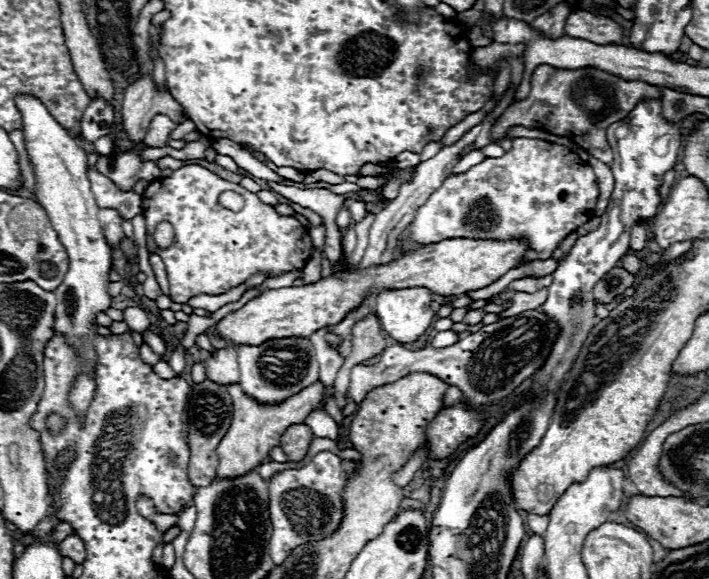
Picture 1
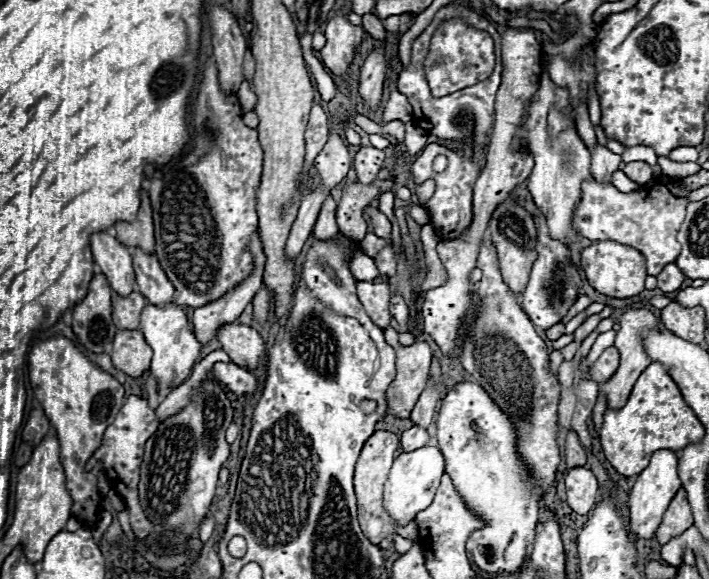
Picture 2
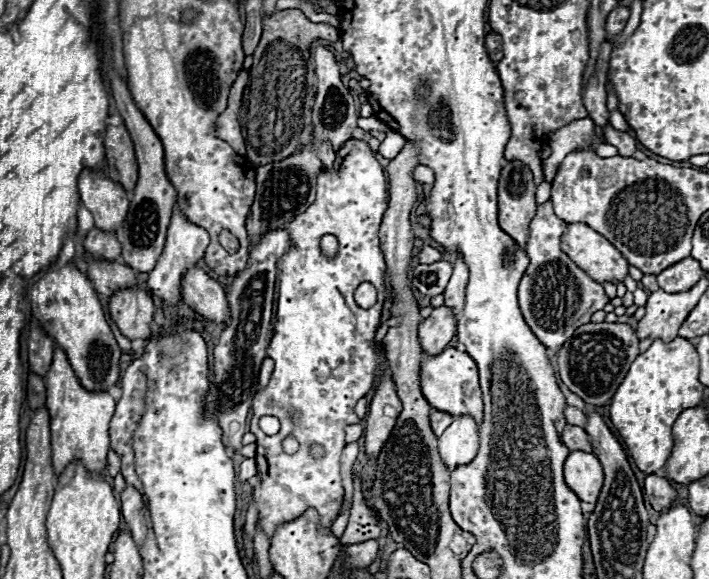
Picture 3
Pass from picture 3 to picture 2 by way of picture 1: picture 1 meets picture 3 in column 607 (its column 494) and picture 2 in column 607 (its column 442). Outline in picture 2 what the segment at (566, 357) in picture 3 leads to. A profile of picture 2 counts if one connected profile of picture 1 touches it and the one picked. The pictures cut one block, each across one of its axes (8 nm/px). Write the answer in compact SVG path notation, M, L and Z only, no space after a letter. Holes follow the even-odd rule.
M614 346L606 348L606 350L600 354L600 358L590 366L590 370L588 370L590 380L594 380L594 382L598 382L598 384L608 382L608 380L614 376L614 372L618 370L618 362L620 362L618 350L616 350Z

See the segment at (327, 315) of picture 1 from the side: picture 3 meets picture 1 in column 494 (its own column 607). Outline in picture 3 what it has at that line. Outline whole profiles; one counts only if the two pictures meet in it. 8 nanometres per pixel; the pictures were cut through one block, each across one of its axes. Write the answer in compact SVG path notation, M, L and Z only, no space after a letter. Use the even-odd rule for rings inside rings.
M582 222L568 224L560 248L596 282L620 282L628 274L628 262L602 234Z

